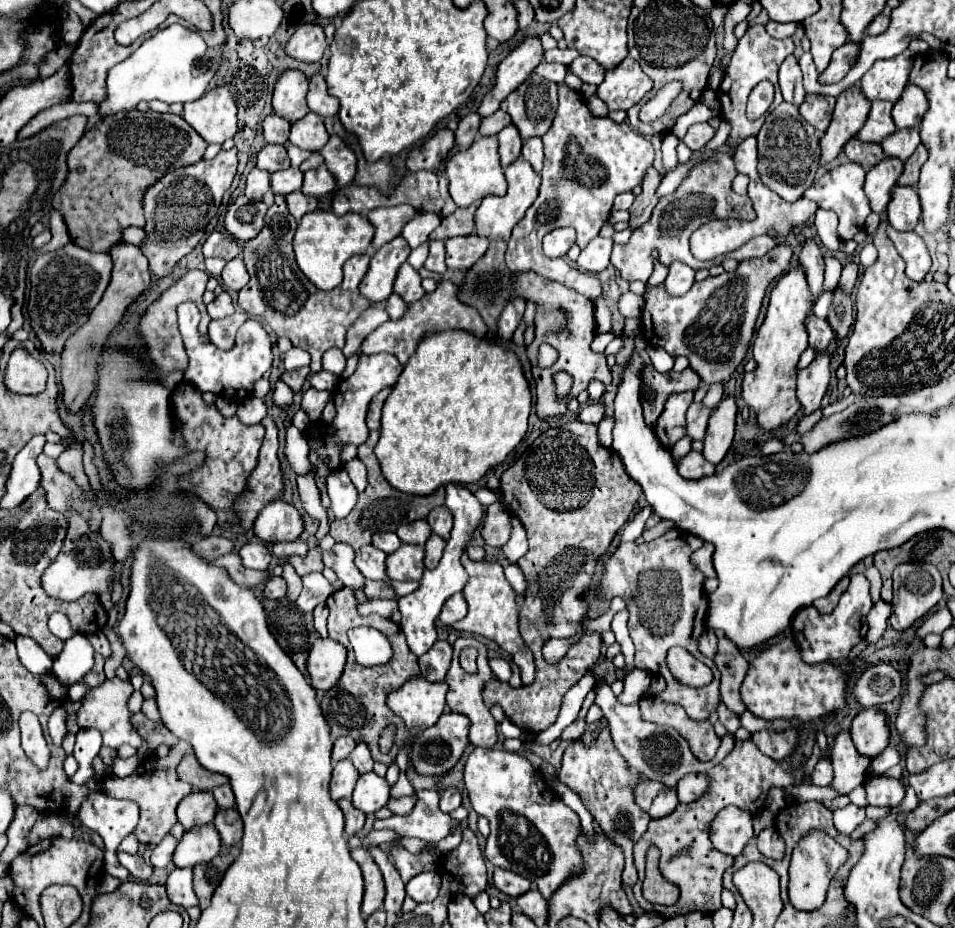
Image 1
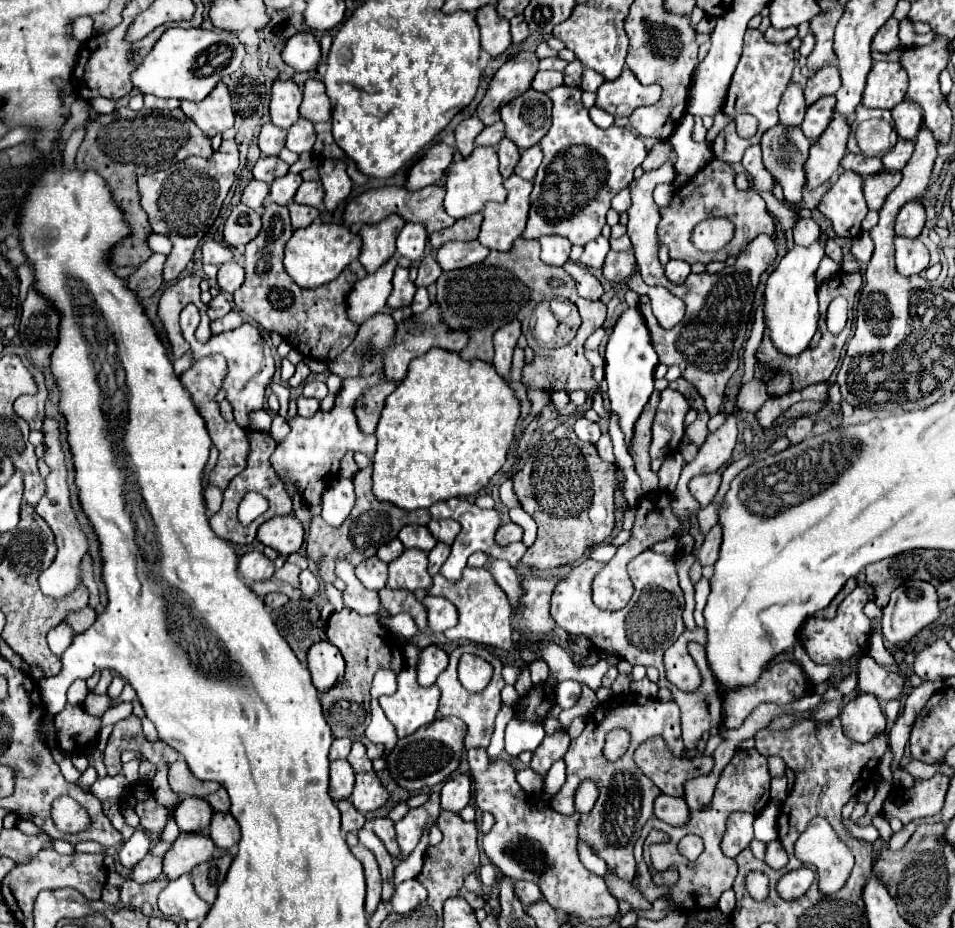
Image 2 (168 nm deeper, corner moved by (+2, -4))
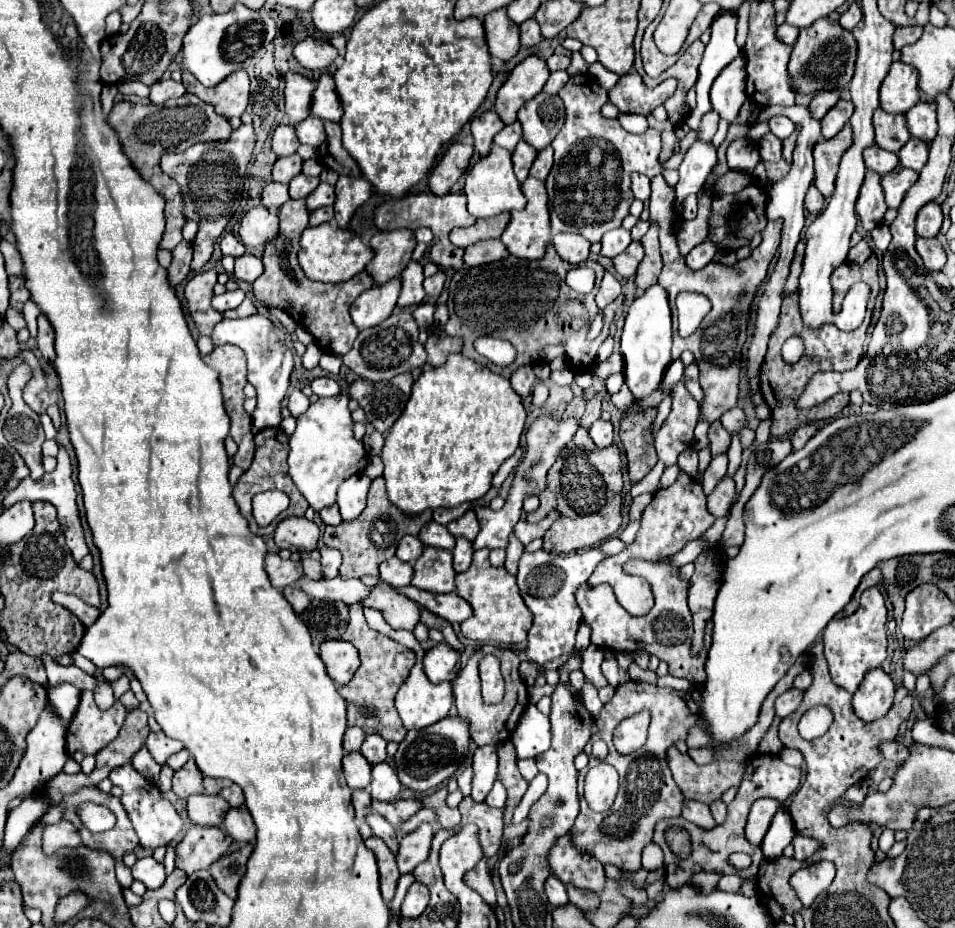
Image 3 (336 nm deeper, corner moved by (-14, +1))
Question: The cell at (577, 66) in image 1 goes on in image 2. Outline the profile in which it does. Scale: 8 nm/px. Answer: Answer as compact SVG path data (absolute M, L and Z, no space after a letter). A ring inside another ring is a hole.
M586 69L584 71L584 75L582 75L582 89L584 91L596 91L600 85L604 83L604 77L602 75L598 75L596 71L592 71L592 69Z

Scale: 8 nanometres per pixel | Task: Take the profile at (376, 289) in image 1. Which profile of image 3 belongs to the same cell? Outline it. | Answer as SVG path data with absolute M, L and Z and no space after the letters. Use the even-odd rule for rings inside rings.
M396 276L382 286L374 284L370 290L364 290L356 298L356 302L352 304L352 310L350 310L350 316L352 316L354 324L358 326L358 330L376 326L382 320L386 320L396 306L400 288L402 288L400 276Z

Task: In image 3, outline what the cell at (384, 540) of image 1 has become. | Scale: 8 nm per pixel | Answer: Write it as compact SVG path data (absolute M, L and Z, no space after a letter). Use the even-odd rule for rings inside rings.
M404 536L404 538L400 540L400 546L398 546L398 550L396 550L396 556L398 556L400 560L412 564L412 562L422 554L422 550L424 550L424 544L422 544L416 536Z

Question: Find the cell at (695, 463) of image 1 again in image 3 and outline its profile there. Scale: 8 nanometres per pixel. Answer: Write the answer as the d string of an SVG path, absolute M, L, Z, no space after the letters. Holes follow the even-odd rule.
M724 476L714 488L714 492L708 496L708 512L712 512L712 516L716 518L726 516L732 500L734 500L734 480L730 476Z

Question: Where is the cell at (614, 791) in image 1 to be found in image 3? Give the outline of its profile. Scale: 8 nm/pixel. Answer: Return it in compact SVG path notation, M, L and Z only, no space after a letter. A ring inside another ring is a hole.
M626 682L616 688L614 698L604 704L596 724L598 732L592 736L592 740L604 740L608 744L608 756L604 758L606 764L612 764L620 778L628 778L616 796L616 802L612 804L610 810L606 812L594 812L588 808L584 796L582 796L582 786L584 786L584 776L590 766L596 764L596 758L592 756L590 748L584 752L590 756L590 764L578 772L578 792L580 792L580 814L576 818L576 824L572 826L572 842L576 842L578 850L584 850L592 854L596 860L602 864L612 862L616 864L622 872L636 874L640 870L640 854L646 844L652 842L652 832L654 826L660 818L670 818L670 816L680 816L682 812L682 802L684 796L678 786L674 786L670 768L666 766L666 750L676 744L678 740L688 738L688 730L696 726L698 722L698 706L694 704L692 696L688 692L678 692L672 688L658 688L650 684L640 684L640 682ZM642 710L648 710L652 716L650 728L648 728L648 742L642 746L640 752L634 754L618 754L616 748L612 746L612 730L616 724L620 724L624 718L638 714Z

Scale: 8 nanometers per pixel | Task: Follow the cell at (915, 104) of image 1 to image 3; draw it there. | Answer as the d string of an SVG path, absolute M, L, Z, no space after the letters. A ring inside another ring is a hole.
M918 102L914 108L906 112L908 130L914 138L924 140L926 144L936 136L938 124L936 124L936 104L934 102Z

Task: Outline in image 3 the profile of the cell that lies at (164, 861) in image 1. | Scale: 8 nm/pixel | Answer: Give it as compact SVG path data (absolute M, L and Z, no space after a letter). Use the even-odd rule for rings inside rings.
M148 856L148 858L138 860L132 866L132 876L134 876L134 880L140 880L142 884L146 884L146 888L156 890L164 884L166 870L164 870L162 862L156 862L152 856Z

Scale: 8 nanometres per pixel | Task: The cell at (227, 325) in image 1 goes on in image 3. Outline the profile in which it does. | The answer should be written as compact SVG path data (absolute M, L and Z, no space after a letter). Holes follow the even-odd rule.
M246 298L238 308L224 312L224 318L248 318L248 316L252 316L252 314L256 314L256 312L258 312L258 310L256 310L254 302L252 302L250 298Z

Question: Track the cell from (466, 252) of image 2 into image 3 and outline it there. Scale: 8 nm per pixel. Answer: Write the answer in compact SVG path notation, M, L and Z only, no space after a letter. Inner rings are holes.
M482 240L482 242L476 242L466 248L464 264L482 266L482 264L506 258L506 256L508 256L508 250L502 244L502 240Z

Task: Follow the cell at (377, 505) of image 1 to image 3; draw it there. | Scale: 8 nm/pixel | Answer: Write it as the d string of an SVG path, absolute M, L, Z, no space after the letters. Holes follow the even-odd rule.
M380 476L380 478L374 478L374 482L370 486L368 506L364 508L360 518L356 518L352 522L340 522L338 526L326 526L322 540L326 546L340 550L340 554L342 554L340 576L342 578L360 578L364 574L378 576L380 562L394 556L396 546L402 540L402 536L406 536L406 534L416 536L428 520L432 520L432 510L424 510L412 518L408 514L404 514L402 510L396 510L396 506L392 506L392 502L386 496L386 482Z

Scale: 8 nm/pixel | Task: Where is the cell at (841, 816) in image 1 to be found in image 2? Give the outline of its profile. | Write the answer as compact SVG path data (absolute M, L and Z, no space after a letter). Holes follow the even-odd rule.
M844 819L844 827L848 829L850 827L850 833L854 835L854 837L858 837L858 839L862 839L862 841L868 841L868 843L874 843L880 835L878 835L878 829L874 827L874 825L870 825L870 827L858 827L858 825L854 825L854 821L850 821L850 819Z

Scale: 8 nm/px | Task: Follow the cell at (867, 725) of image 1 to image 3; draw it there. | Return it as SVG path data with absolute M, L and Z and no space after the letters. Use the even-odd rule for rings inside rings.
M882 668L870 670L860 684L860 690L856 690L852 696L856 716L864 722L876 722L884 718L894 704L894 692L894 682Z

